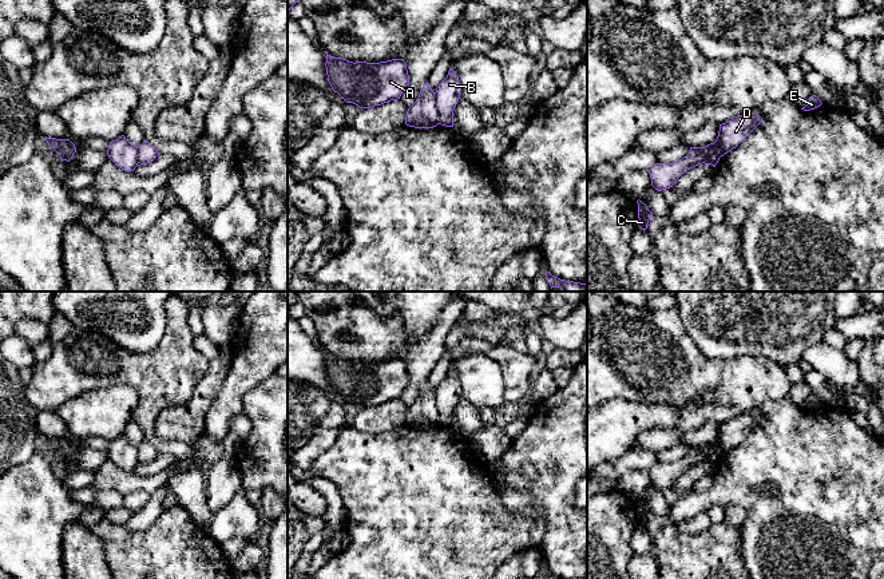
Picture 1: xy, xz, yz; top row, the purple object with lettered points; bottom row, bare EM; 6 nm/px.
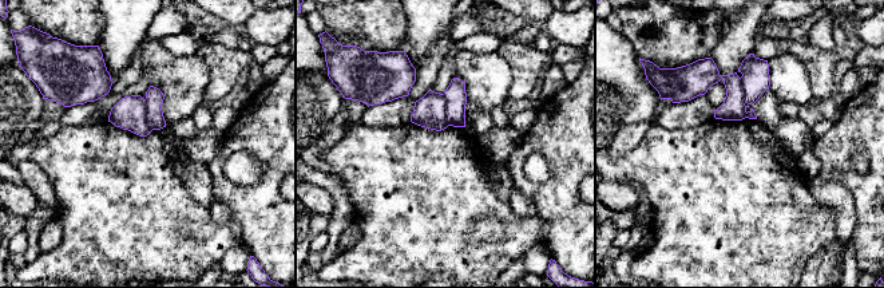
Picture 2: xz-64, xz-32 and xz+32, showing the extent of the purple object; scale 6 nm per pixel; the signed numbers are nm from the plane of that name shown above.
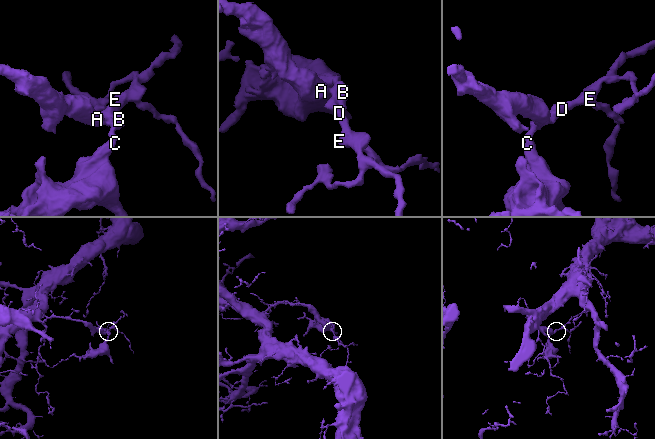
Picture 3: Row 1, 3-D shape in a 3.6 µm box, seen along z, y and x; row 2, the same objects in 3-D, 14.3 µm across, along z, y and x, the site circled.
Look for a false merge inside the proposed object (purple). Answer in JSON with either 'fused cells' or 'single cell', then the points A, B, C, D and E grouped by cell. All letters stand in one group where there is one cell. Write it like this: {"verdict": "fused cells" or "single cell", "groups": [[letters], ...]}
{"verdict": "fused cells", "groups": [["A", "D", "E"], ["B", "C"]]}

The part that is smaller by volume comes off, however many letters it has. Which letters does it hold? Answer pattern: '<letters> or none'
B, C

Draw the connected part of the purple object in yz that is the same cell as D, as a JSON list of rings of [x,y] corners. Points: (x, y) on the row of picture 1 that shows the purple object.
[[[737,115],[720,124],[715,142],[699,148],[702,163],[715,167],[721,156],[736,148],[761,123],[760,115]]]

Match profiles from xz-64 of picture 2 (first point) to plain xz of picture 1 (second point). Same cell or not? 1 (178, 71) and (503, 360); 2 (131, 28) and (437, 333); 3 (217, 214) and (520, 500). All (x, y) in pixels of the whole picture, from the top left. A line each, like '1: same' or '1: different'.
1: different
2: different
3: same

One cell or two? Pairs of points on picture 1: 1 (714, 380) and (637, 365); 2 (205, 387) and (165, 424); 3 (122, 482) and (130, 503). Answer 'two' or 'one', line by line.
1: one
2: one
3: two

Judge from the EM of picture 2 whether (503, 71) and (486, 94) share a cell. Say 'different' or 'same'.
same

